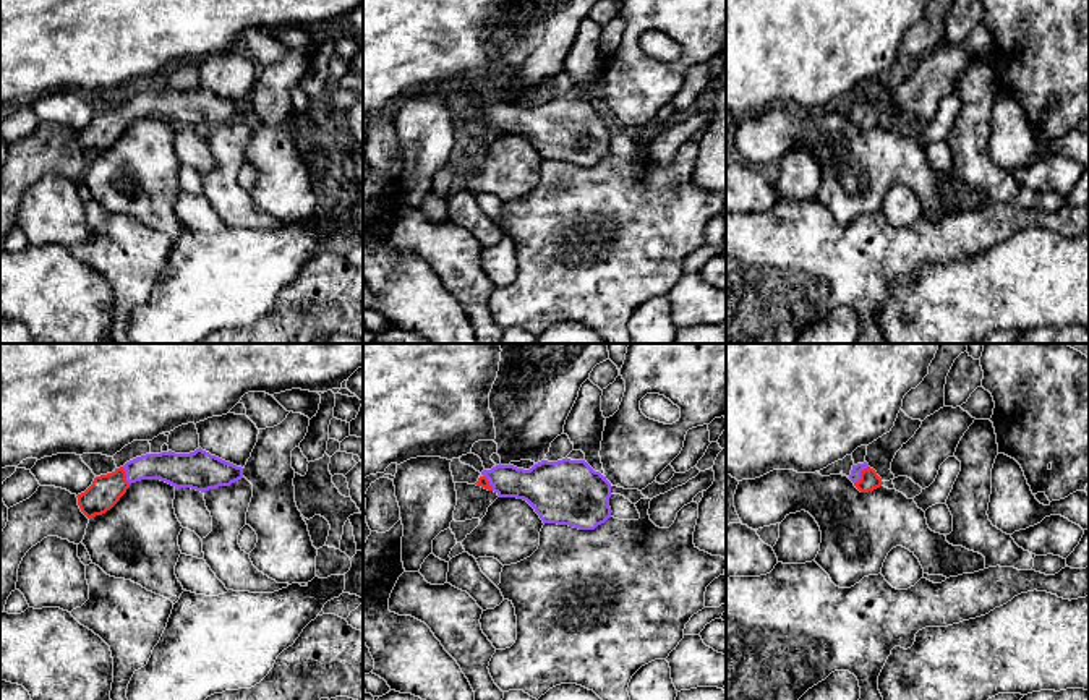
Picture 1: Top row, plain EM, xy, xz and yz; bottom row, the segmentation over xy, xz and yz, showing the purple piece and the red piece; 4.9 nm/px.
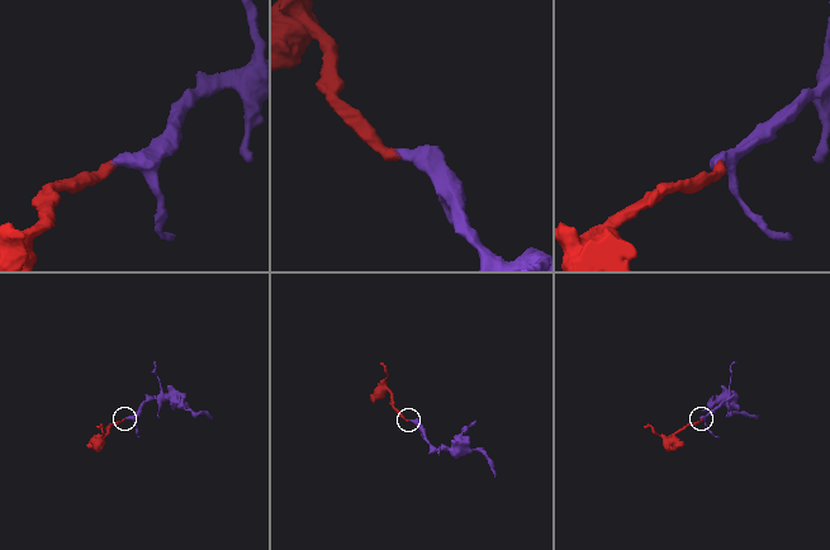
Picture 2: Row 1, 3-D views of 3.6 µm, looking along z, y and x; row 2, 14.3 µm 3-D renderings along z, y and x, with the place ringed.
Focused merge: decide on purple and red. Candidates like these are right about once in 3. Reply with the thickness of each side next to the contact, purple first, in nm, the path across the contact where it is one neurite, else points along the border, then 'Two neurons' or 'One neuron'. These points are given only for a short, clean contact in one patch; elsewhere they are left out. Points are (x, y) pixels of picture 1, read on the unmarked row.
Thickness 60 nm (purple) against 100 nm. Path across: yz (854, 114), (859, 112), (869, 117). One neuron

